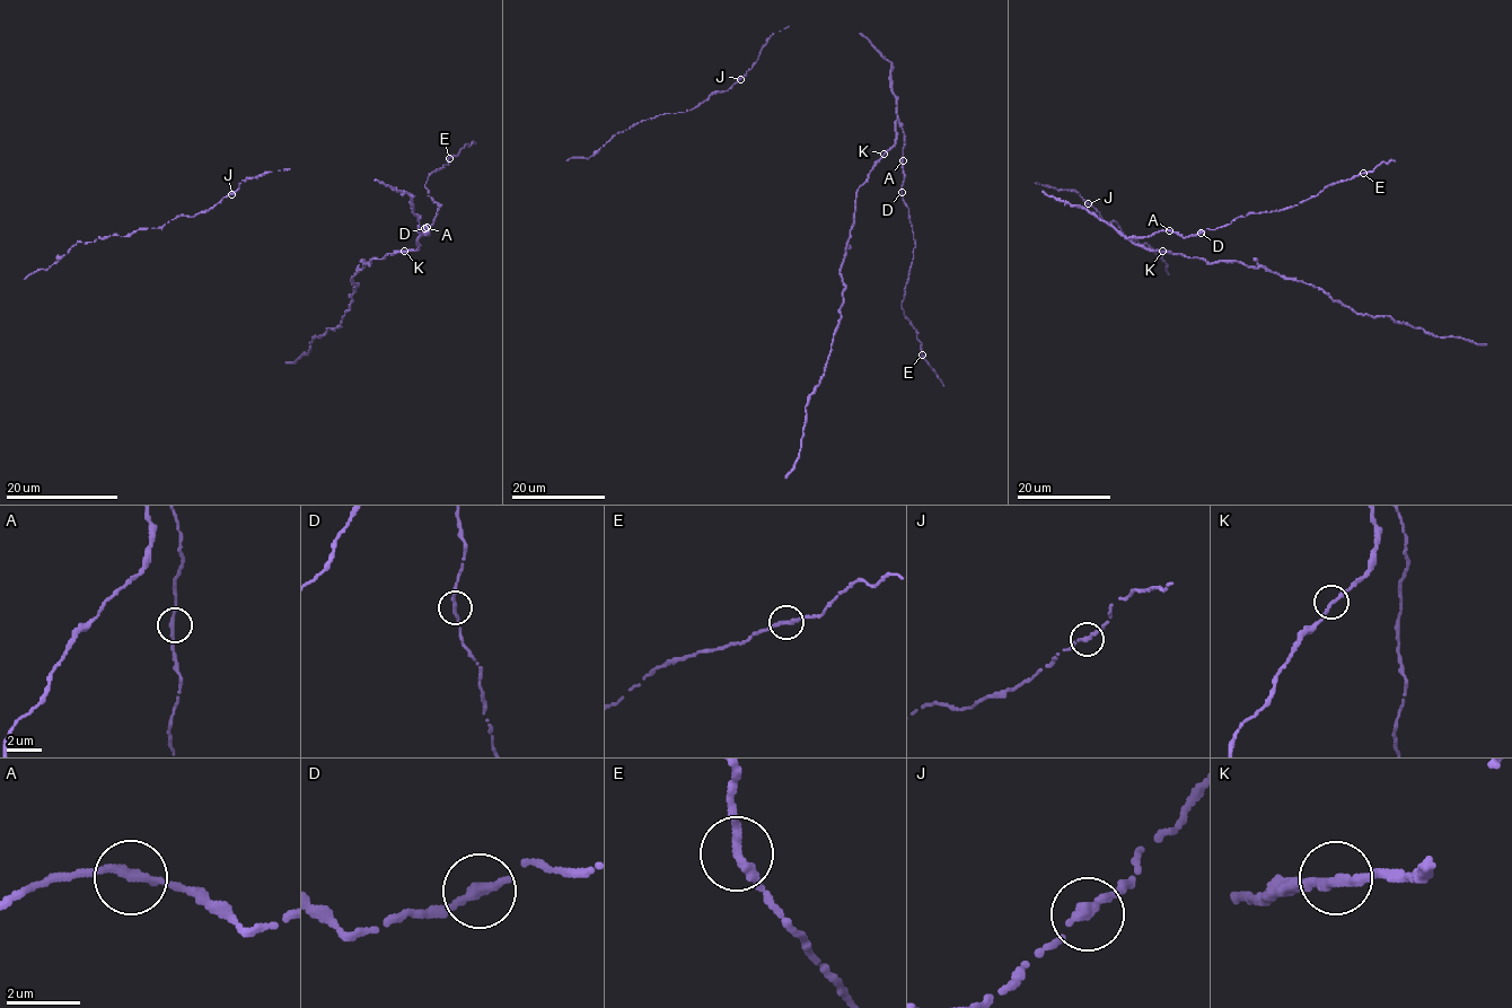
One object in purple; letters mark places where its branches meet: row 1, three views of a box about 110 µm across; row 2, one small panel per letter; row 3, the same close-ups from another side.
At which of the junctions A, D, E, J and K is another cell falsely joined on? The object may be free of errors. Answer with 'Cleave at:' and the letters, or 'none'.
Cleave at: none

